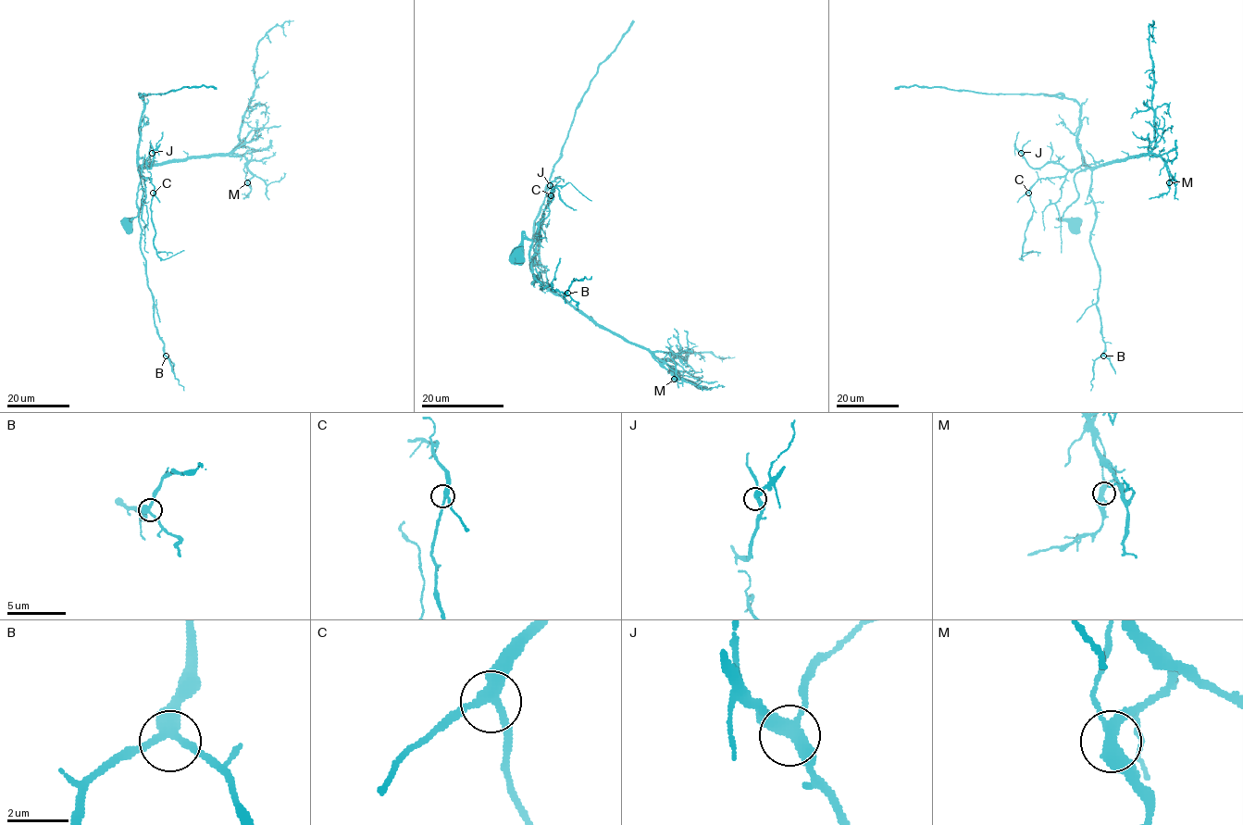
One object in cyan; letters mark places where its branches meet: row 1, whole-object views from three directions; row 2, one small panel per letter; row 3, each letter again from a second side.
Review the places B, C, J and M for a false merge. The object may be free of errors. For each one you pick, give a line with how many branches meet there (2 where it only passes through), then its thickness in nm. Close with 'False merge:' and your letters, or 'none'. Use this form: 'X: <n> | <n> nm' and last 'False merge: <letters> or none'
M: 3 | 360 nm
False merge: M

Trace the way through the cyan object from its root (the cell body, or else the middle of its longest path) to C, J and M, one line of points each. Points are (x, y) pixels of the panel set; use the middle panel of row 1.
C: (517, 255), (522, 242), (530, 239), (530, 260), (536, 255), (531, 268), (539, 224), (548, 215), (551, 195)
J: (517, 255), (521, 253), (522, 242), (530, 239), (530, 260), (536, 255), (531, 268), (550, 185)
M: (517, 255), (530, 239), (539, 281), (599, 325), (645, 347), (674, 379)

